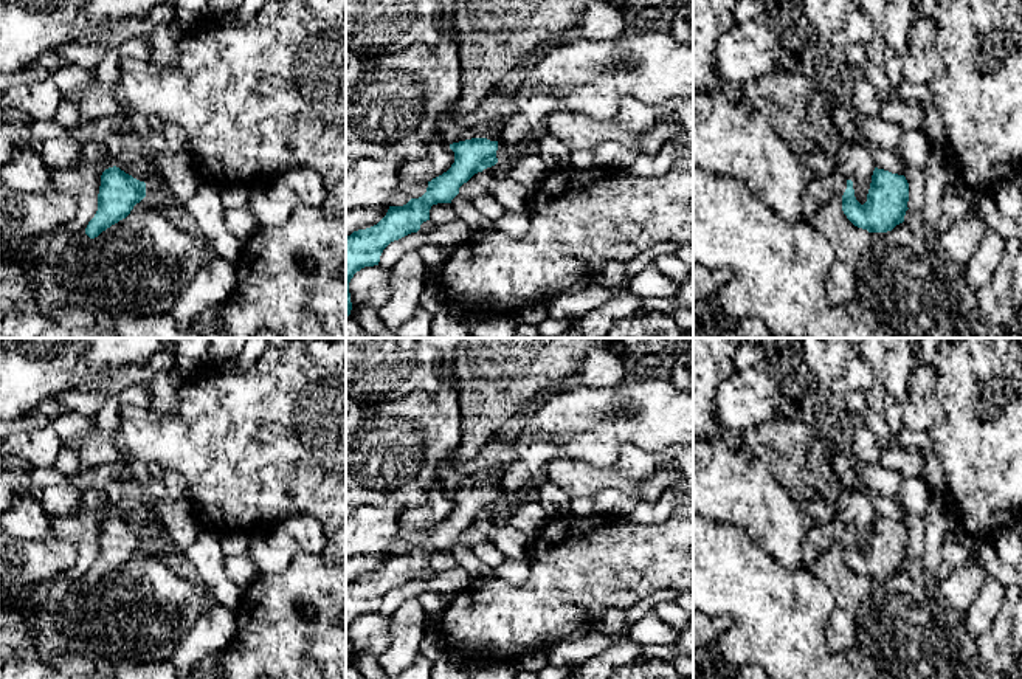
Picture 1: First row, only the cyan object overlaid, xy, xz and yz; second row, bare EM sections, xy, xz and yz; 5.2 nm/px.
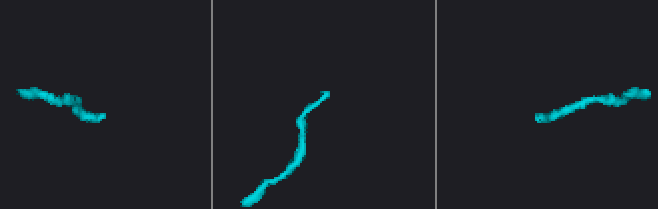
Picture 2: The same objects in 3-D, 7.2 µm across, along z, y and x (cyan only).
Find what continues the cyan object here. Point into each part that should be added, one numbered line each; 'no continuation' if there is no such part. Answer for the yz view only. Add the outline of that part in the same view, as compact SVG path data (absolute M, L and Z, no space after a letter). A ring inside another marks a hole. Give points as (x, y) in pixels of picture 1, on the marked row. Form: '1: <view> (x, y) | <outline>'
1: yz (821, 191) | M836 171L813 178L802 197L803 222L811 222L825 205L836 197L842 197L845 189L847 178Z

